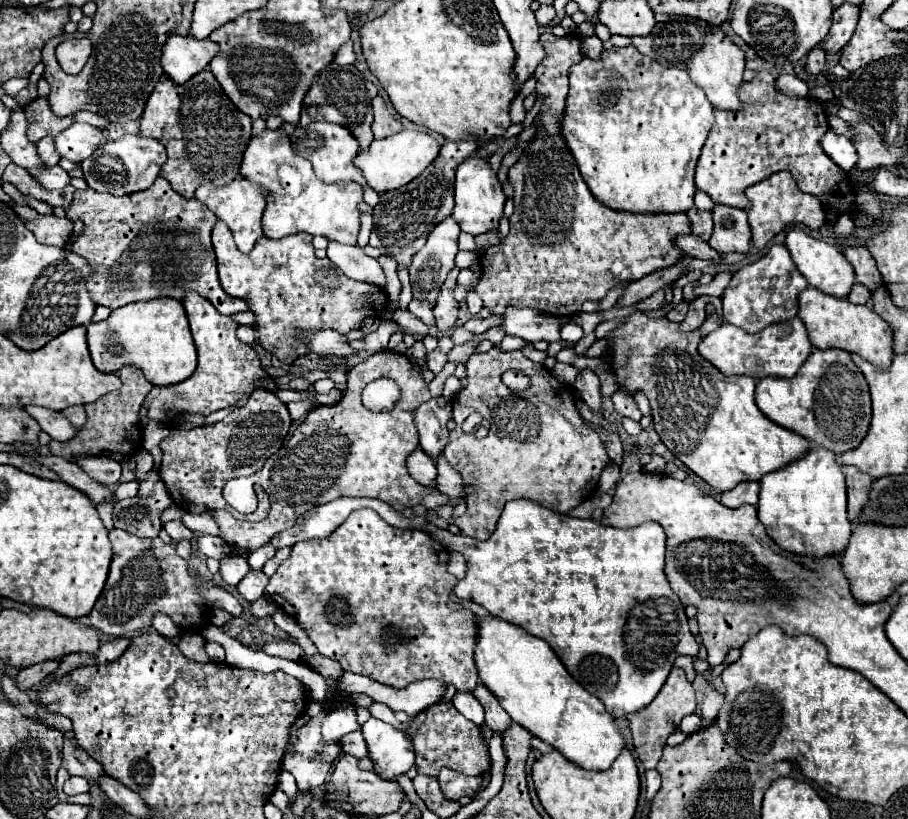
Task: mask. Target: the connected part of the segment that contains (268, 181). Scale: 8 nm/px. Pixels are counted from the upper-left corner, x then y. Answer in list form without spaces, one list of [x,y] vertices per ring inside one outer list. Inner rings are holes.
[[[264,129],[260,135],[252,135],[252,139],[246,145],[242,163],[240,163],[240,175],[246,177],[252,183],[258,183],[266,197],[266,209],[262,217],[262,229],[264,235],[270,239],[282,239],[286,235],[294,233],[308,233],[308,235],[322,235],[328,241],[340,241],[346,245],[356,245],[356,237],[360,231],[360,211],[358,203],[362,201],[362,187],[358,183],[322,183],[312,169],[312,163],[304,157],[296,155],[292,151],[290,137],[284,133],[284,129]]]

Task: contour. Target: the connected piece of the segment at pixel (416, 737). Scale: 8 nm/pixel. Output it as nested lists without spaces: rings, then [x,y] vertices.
[[[440,703],[430,705],[426,711],[416,715],[410,723],[410,737],[416,751],[418,773],[428,777],[438,777],[440,769],[448,767],[462,775],[486,775],[492,767],[492,759],[488,753],[488,745],[484,741],[482,727],[468,721],[452,705],[446,707],[448,709],[440,709]]]

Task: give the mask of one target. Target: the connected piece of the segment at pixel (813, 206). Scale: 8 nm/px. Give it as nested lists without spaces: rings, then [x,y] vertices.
[[[780,171],[752,185],[750,189],[746,189],[746,197],[752,201],[752,207],[748,209],[748,221],[752,227],[752,245],[756,249],[764,249],[768,241],[774,235],[778,235],[786,225],[800,223],[800,225],[806,225],[808,229],[820,229],[824,225],[824,211],[822,211],[820,199],[808,193],[802,193],[788,171]]]

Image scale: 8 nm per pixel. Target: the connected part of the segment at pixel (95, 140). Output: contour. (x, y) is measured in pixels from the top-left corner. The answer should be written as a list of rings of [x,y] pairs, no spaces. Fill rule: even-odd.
[[[74,123],[64,133],[56,135],[56,149],[60,157],[66,157],[74,163],[82,163],[106,141],[106,135],[98,127],[92,127],[88,123]]]

